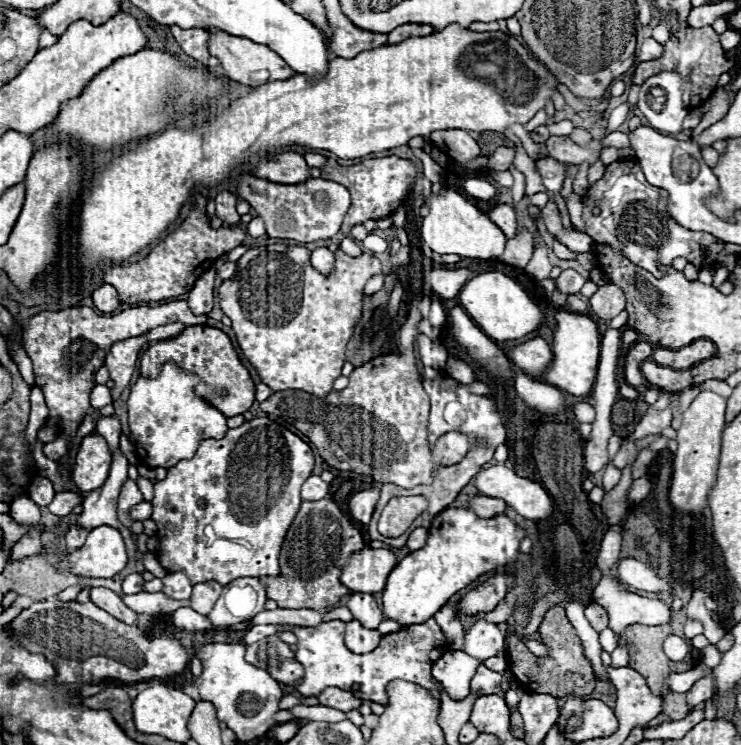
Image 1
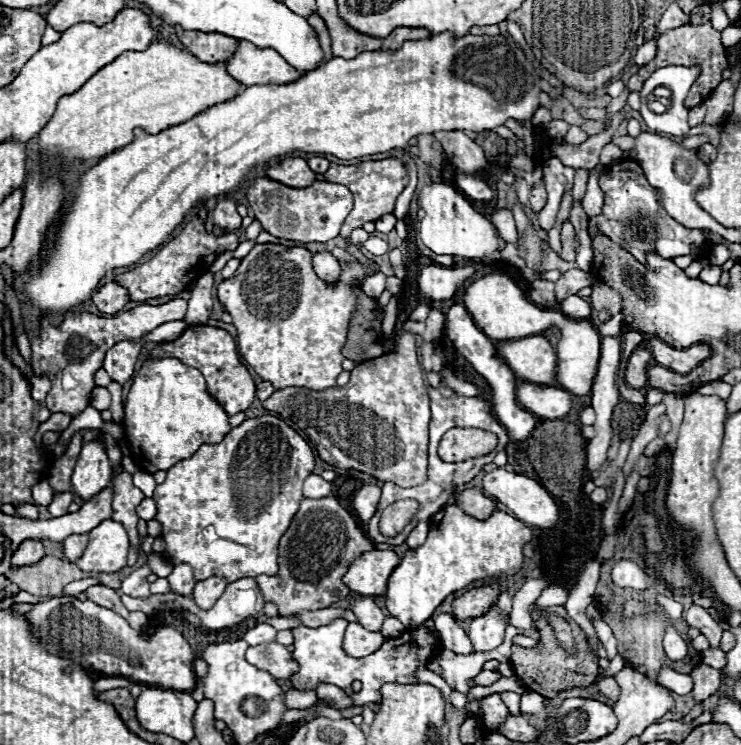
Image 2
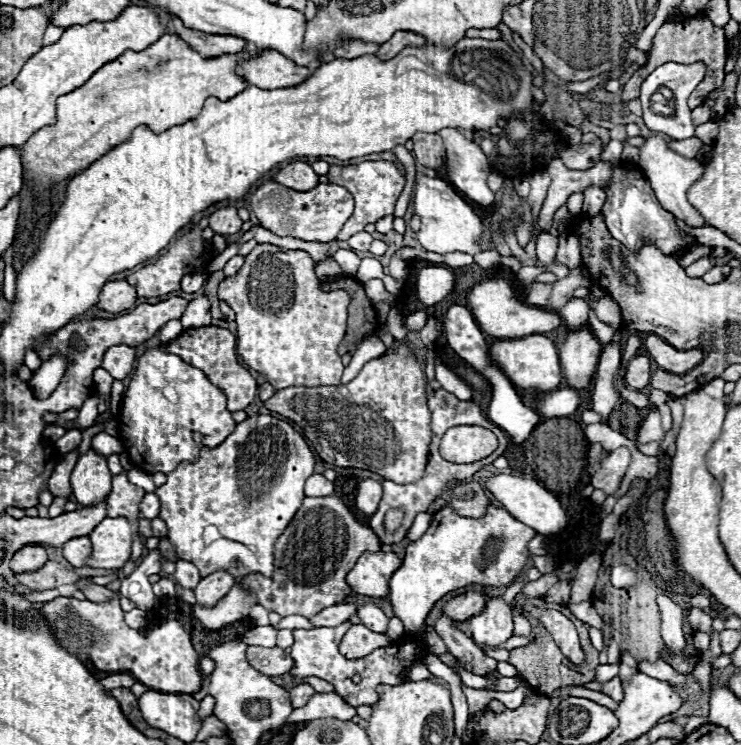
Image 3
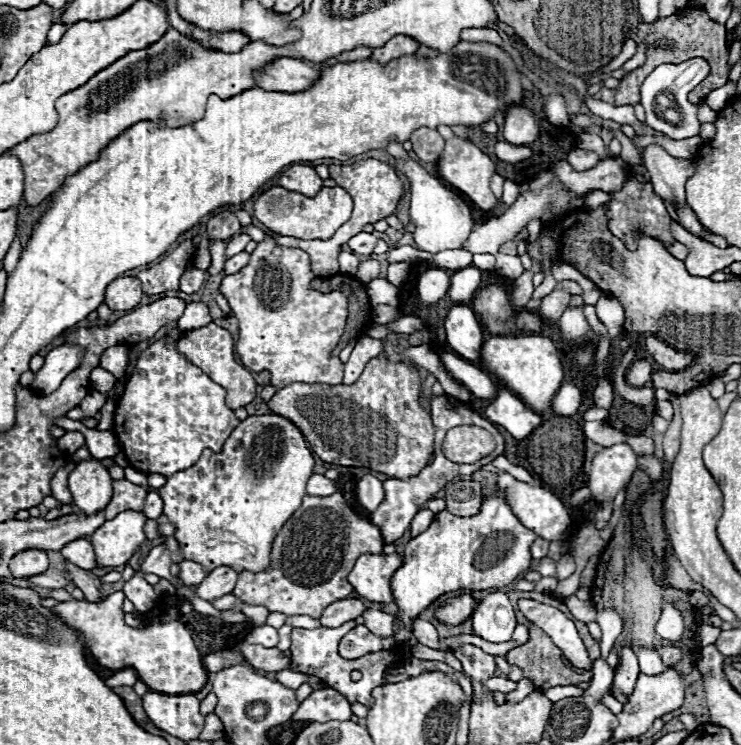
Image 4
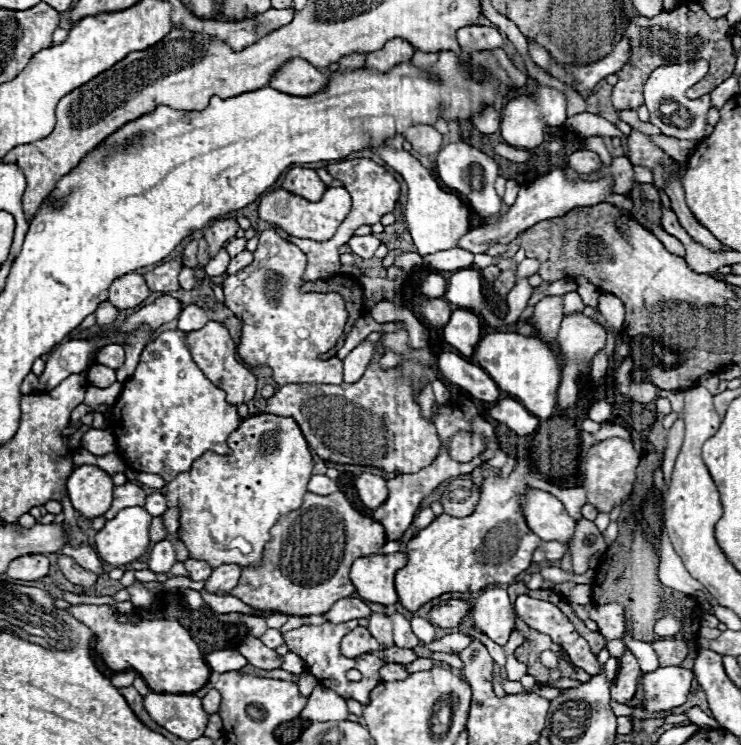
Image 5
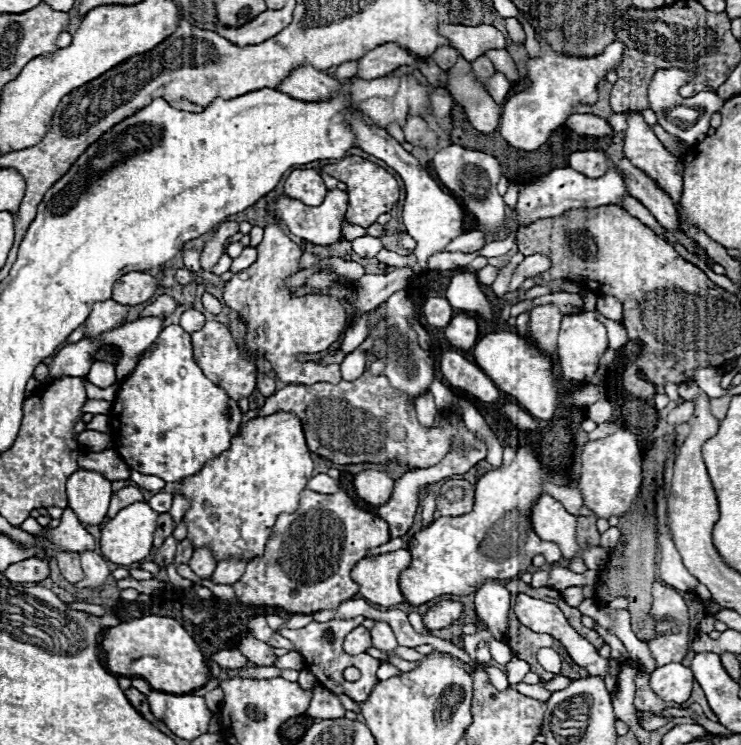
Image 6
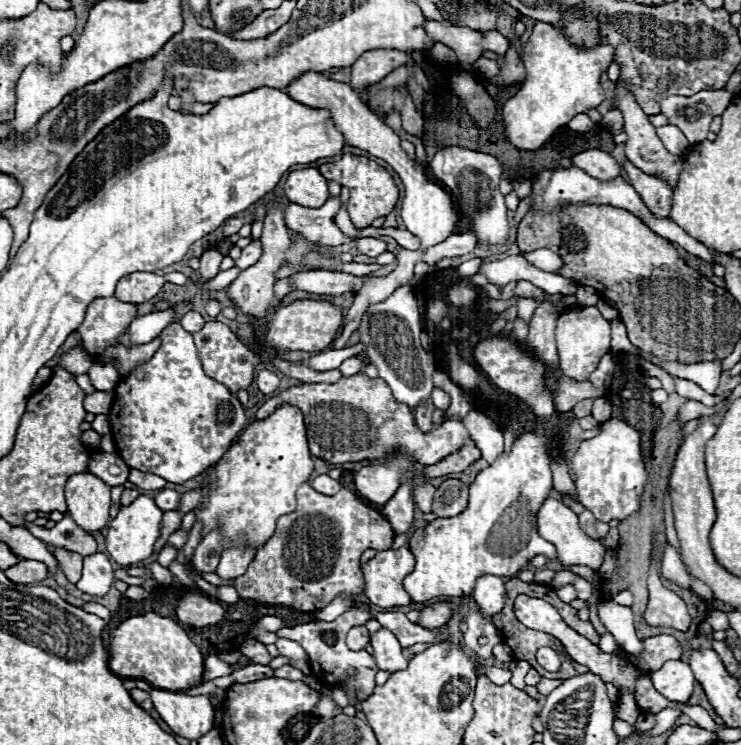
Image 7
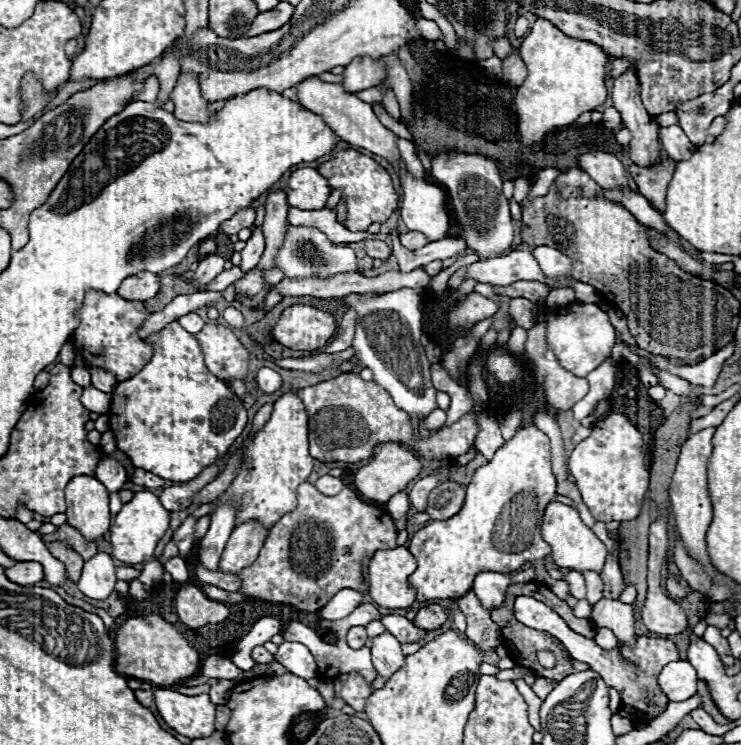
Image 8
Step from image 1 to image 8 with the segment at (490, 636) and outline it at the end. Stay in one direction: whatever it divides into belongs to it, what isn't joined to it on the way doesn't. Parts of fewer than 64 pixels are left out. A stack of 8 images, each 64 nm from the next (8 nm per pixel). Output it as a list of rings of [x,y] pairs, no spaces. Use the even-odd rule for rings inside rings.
[[[524,570],[524,572],[512,572],[512,574],[502,574],[502,572],[480,572],[474,578],[474,586],[472,590],[476,592],[478,600],[488,606],[488,608],[496,608],[504,596],[506,596],[506,588],[510,584],[524,584],[535,580],[535,571]]]

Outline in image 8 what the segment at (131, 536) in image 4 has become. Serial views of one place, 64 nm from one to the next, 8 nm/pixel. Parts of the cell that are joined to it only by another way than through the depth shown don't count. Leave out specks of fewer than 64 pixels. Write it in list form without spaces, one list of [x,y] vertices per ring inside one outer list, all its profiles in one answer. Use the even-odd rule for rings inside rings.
[[[136,492],[134,498],[122,506],[120,514],[110,526],[112,556],[124,564],[142,564],[154,556],[154,548],[170,526],[170,512],[160,504],[160,498],[154,492]]]

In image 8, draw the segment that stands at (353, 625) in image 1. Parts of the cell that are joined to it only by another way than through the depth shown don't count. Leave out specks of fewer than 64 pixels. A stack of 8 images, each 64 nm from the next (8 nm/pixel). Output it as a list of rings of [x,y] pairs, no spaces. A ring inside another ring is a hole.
[[[354,626],[348,632],[348,646],[350,648],[362,648],[366,642],[366,630],[362,626]]]

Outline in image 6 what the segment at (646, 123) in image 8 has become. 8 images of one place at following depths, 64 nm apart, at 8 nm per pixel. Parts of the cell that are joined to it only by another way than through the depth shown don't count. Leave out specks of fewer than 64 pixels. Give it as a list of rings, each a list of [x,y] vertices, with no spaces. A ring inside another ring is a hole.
[[[626,110],[626,120],[628,120],[628,128],[626,128],[626,138],[624,138],[624,154],[626,158],[640,168],[642,172],[646,172],[650,178],[654,178],[674,200],[674,204],[678,206],[680,200],[680,192],[682,192],[682,172],[684,172],[684,164],[680,158],[676,158],[674,154],[670,154],[662,142],[654,136],[652,128],[644,122],[642,114],[638,110]]]

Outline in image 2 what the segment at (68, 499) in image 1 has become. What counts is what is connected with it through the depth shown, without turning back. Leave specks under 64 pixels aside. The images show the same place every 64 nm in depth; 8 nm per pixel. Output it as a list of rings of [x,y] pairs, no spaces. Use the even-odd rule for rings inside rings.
[[[72,492],[56,494],[54,500],[52,500],[52,504],[48,506],[48,512],[50,512],[52,516],[64,516],[64,514],[68,512],[68,504],[74,502],[74,500],[76,500],[76,496],[74,496]]]

